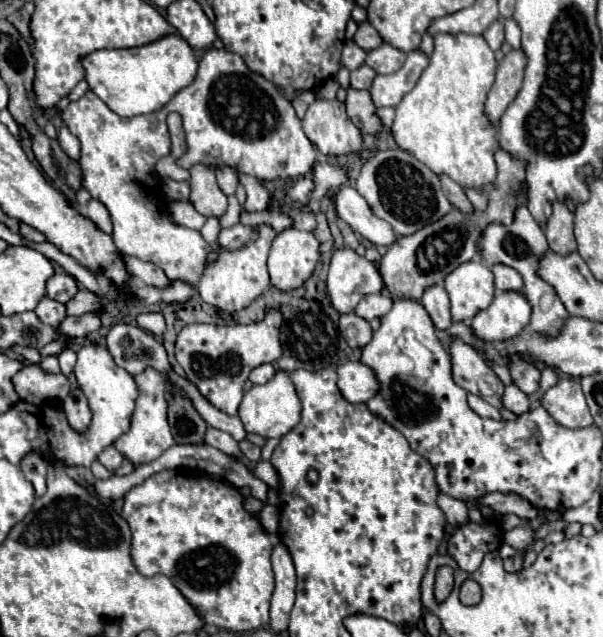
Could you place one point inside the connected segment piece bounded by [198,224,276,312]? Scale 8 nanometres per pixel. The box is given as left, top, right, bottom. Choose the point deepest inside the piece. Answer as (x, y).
(237, 276)

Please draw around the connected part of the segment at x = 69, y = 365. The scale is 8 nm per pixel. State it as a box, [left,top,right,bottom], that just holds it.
[58,348,76,376]

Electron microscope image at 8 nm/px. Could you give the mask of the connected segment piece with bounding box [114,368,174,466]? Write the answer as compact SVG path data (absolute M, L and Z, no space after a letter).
M148 368L146 372L136 376L136 384L140 390L140 398L136 400L136 412L132 416L132 426L130 432L122 434L114 446L124 454L124 458L128 458L134 466L140 464L148 464L152 460L156 460L164 450L168 450L170 446L174 446L174 438L170 434L170 426L166 420L166 410L168 410L168 400L166 400L166 390L164 390L164 376L160 372L156 372L154 368Z

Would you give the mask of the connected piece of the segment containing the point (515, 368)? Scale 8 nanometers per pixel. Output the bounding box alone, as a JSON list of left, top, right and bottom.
[508,358,540,394]

